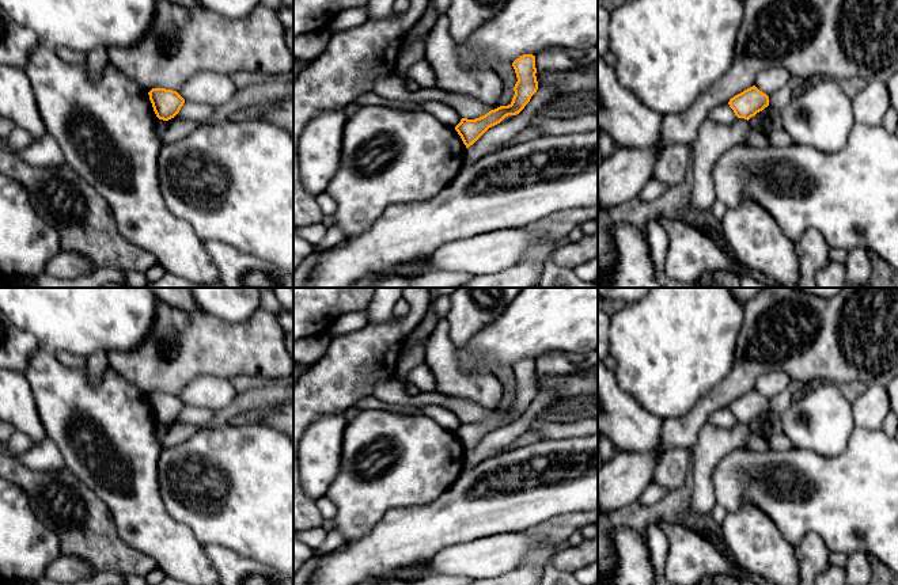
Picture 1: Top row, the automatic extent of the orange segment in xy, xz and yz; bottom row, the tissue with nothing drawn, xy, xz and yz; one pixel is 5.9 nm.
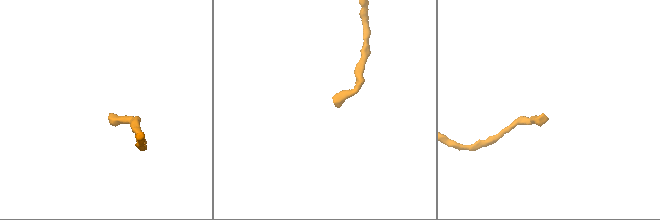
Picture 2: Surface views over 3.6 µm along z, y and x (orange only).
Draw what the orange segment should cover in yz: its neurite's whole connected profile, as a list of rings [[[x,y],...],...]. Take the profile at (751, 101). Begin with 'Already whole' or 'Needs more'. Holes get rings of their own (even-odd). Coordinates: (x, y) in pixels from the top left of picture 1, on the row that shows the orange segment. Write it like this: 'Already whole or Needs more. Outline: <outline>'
Already whole. Outline: [[[753,86],[731,98],[728,105],[738,118],[749,121],[769,106],[769,96]]]

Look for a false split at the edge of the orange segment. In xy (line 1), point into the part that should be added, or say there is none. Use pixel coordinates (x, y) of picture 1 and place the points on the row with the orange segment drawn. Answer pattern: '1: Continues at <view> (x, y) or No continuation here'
1: No continuation here

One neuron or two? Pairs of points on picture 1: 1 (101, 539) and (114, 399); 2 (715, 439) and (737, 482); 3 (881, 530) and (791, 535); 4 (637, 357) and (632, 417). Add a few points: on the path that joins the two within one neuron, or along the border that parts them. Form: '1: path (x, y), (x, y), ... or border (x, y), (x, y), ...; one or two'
1: border (82, 482), (105, 504), (117, 534); two
2: border (745, 445), (719, 462), (712, 486); two
3: path (859, 524), (813, 524); one
4: border (613, 373), (617, 383), (625, 391), (659, 417); two

